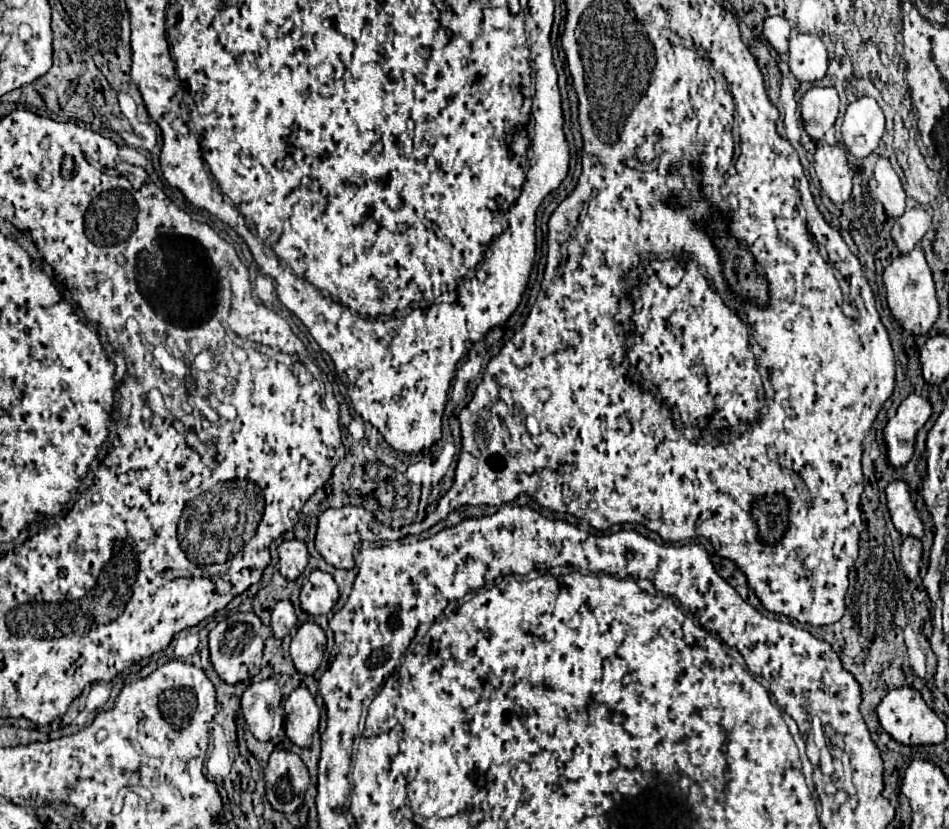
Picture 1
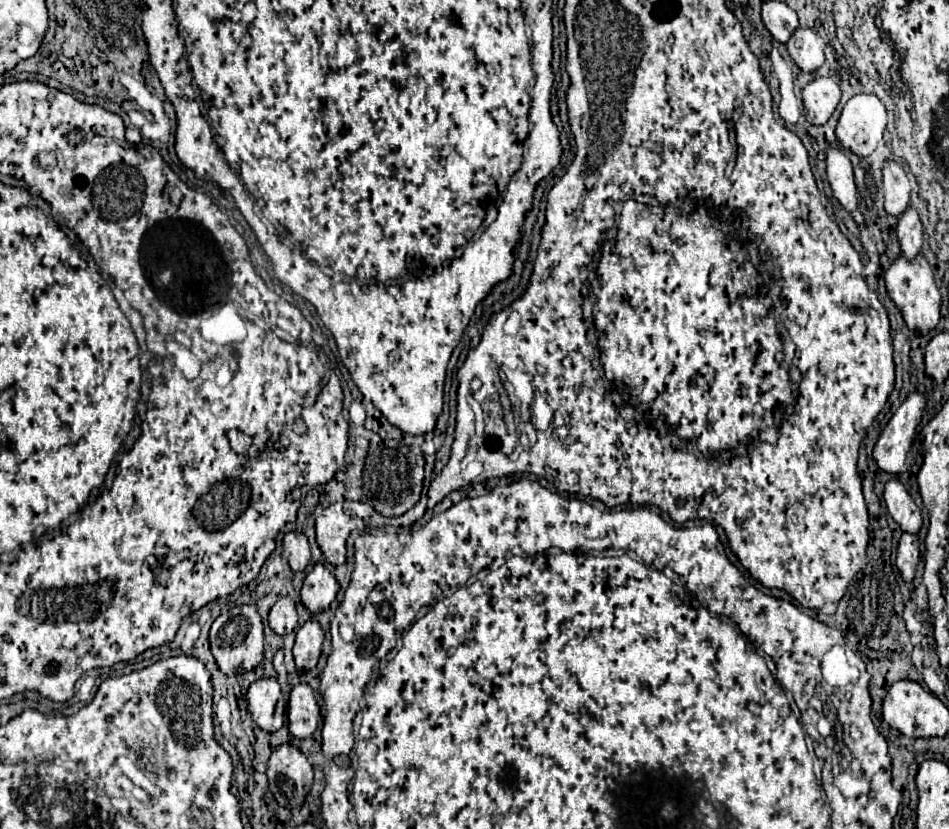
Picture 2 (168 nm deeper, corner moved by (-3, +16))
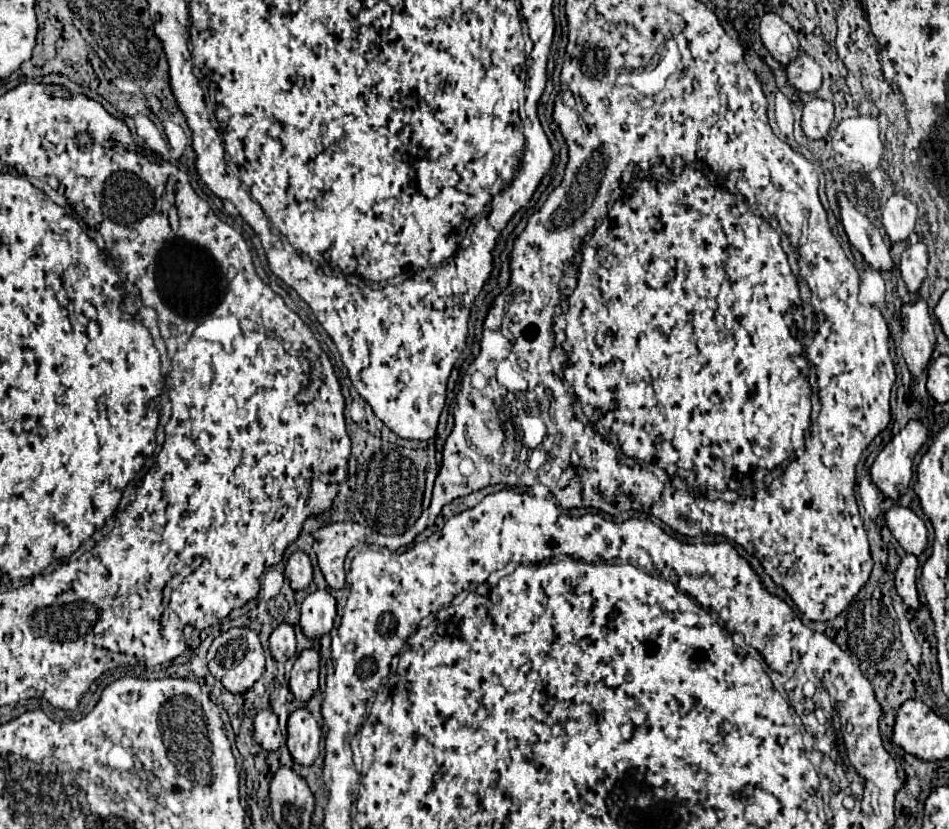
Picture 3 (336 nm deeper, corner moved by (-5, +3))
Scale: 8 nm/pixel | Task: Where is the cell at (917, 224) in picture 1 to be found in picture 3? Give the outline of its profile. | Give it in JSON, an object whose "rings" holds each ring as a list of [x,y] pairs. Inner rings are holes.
{"rings":[[[915,243],[907,247],[901,257],[901,277],[907,285],[909,293],[917,293],[921,283],[927,277],[927,247],[923,243]]]}

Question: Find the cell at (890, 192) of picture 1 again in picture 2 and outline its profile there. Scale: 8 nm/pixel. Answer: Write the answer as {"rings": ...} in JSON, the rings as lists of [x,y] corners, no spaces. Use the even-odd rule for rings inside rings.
{"rings":[[[887,160],[883,166],[883,194],[885,194],[885,210],[887,214],[899,216],[909,206],[909,178],[903,166],[895,160]]]}

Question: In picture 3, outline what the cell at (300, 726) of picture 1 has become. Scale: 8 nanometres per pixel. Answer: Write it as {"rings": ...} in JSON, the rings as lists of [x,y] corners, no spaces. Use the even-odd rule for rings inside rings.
{"rings":[[[297,709],[287,721],[287,749],[295,763],[307,767],[319,757],[321,729],[307,709]]]}

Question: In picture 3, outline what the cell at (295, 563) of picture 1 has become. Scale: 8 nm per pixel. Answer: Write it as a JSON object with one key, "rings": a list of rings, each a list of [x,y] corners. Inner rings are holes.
{"rings":[[[301,551],[293,553],[285,565],[285,575],[291,581],[293,591],[301,591],[309,587],[309,583],[313,581],[313,567],[311,567],[309,557]]]}

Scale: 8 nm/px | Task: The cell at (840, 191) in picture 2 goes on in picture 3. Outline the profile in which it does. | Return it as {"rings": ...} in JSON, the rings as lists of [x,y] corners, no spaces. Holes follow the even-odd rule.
{"rings":[[[845,193],[839,195],[839,207],[841,207],[841,223],[845,227],[851,245],[863,255],[863,259],[871,269],[889,271],[893,267],[893,261],[889,257],[889,249],[879,229],[867,219],[867,215],[859,213],[851,205]]]}

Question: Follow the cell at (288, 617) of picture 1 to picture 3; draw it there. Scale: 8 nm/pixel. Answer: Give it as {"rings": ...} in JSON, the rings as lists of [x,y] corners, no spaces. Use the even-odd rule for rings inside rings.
{"rings":[[[281,623],[269,637],[269,651],[275,661],[285,663],[295,655],[295,633],[293,627],[287,623]]]}

